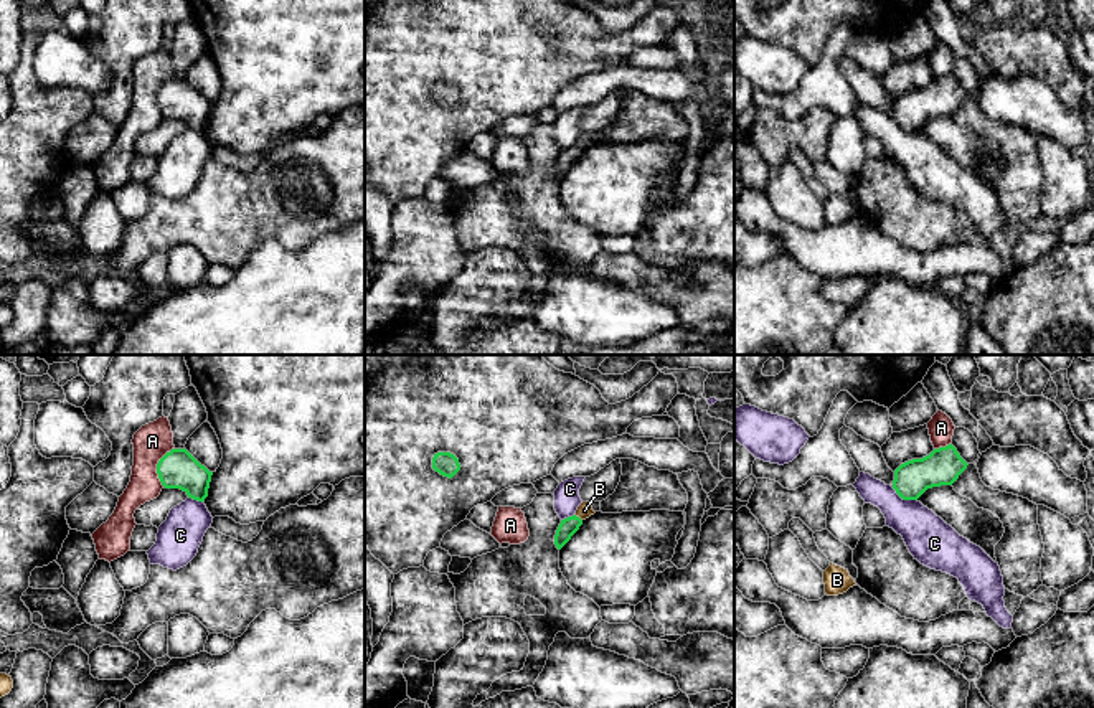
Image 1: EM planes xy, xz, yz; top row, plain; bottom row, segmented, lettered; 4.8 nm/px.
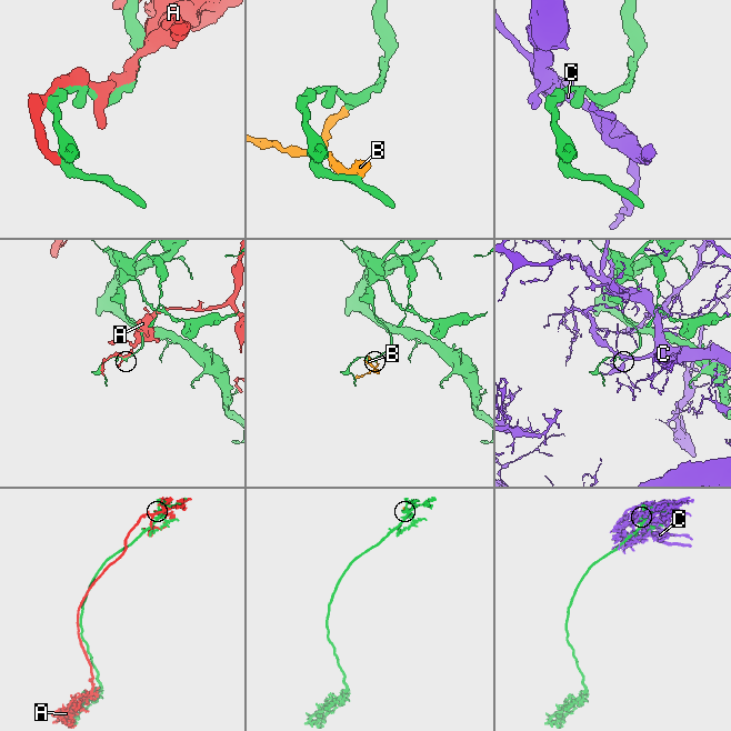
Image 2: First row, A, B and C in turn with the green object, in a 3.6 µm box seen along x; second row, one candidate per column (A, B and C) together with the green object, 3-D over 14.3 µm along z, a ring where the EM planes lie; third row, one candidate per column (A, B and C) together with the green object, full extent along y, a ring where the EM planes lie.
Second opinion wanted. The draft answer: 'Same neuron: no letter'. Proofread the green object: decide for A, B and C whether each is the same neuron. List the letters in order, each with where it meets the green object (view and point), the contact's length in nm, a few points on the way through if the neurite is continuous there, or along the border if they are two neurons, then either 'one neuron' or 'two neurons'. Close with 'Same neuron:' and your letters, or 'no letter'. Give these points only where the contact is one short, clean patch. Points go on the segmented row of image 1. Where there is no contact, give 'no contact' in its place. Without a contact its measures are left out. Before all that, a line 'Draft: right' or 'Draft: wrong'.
Draft: right
A: contact xy (157, 466); length 200 nm; two neurons
B: contact xz (578, 517); length 50 nm; two neurons
C: contact yz (905, 499); length 140 nm; two neurons
Same neuron: no letter

